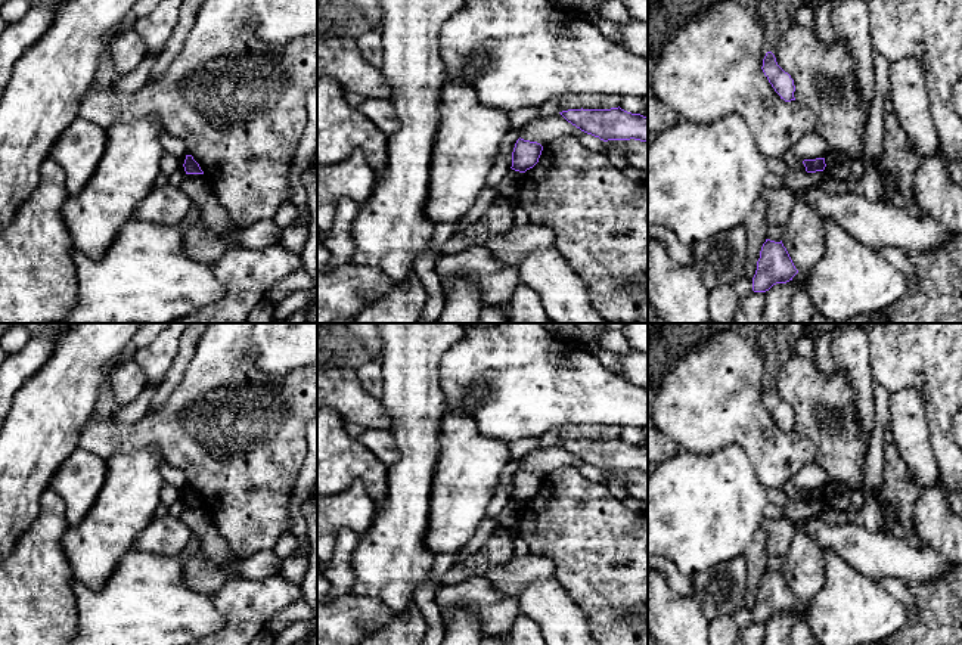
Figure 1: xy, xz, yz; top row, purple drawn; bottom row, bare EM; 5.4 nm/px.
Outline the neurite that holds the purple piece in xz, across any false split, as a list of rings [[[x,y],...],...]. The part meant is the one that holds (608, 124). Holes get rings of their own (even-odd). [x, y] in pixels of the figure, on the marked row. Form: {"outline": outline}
{"outline": [[[568,109],[559,112],[581,131],[608,140],[640,140],[648,143],[648,118],[624,109]]]}

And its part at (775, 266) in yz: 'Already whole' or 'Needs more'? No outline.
Already whole

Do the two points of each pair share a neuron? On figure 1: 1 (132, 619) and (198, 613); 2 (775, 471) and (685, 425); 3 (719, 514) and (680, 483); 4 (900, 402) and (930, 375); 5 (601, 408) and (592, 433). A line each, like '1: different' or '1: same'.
1: same
2: same
3: same
4: different
5: different

